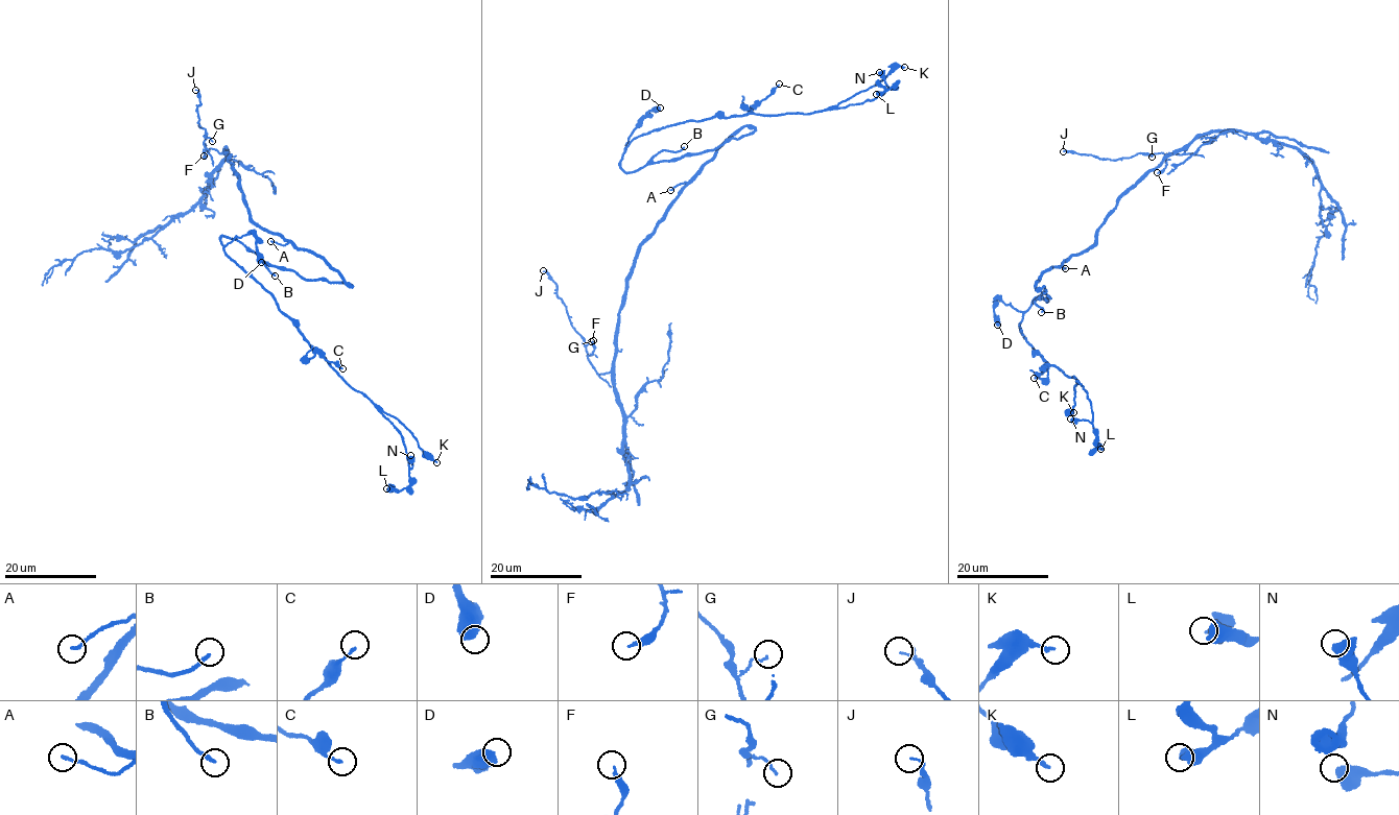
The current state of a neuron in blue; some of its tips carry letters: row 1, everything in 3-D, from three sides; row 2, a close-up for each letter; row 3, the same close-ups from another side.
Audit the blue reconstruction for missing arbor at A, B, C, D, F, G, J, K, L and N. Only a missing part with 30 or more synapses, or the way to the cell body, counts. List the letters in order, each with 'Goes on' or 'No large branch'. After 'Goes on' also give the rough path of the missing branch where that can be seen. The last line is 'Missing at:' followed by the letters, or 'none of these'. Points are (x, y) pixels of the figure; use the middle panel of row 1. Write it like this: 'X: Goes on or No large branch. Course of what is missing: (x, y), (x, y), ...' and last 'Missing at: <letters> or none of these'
A: No large branch
B: Goes on. Course of what is missing: (684, 146), (725, 134), (777, 93), (772, 80), (778, 72), (812, 56), (833, 34), (852, 34), (892, 61)
C: No large branch
D: No large branch
F: No large branch
G: No large branch
J: No large branch
K: No large branch
L: No large branch
N: No large branch
Missing at: B

